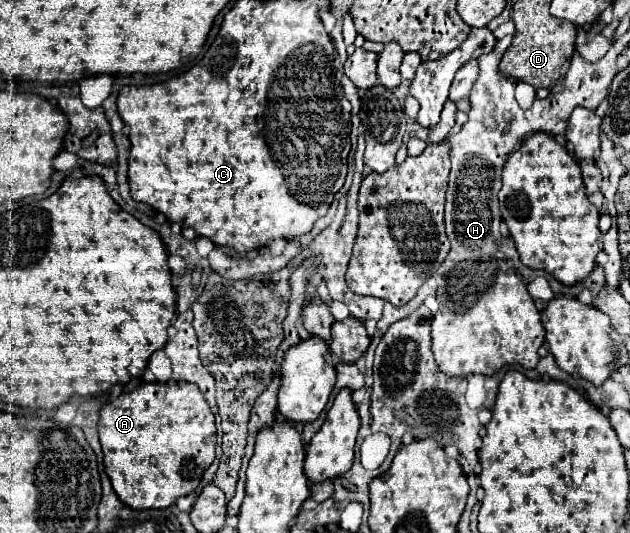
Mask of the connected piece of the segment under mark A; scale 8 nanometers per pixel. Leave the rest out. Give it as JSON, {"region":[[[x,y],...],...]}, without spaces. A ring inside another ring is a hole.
{"region":[[[169,382],[169,384],[139,384],[133,392],[121,394],[107,402],[101,410],[99,438],[105,454],[105,472],[111,484],[129,508],[149,510],[167,508],[177,502],[177,498],[187,496],[197,490],[203,472],[211,466],[215,458],[215,418],[199,388],[189,382]]]}

